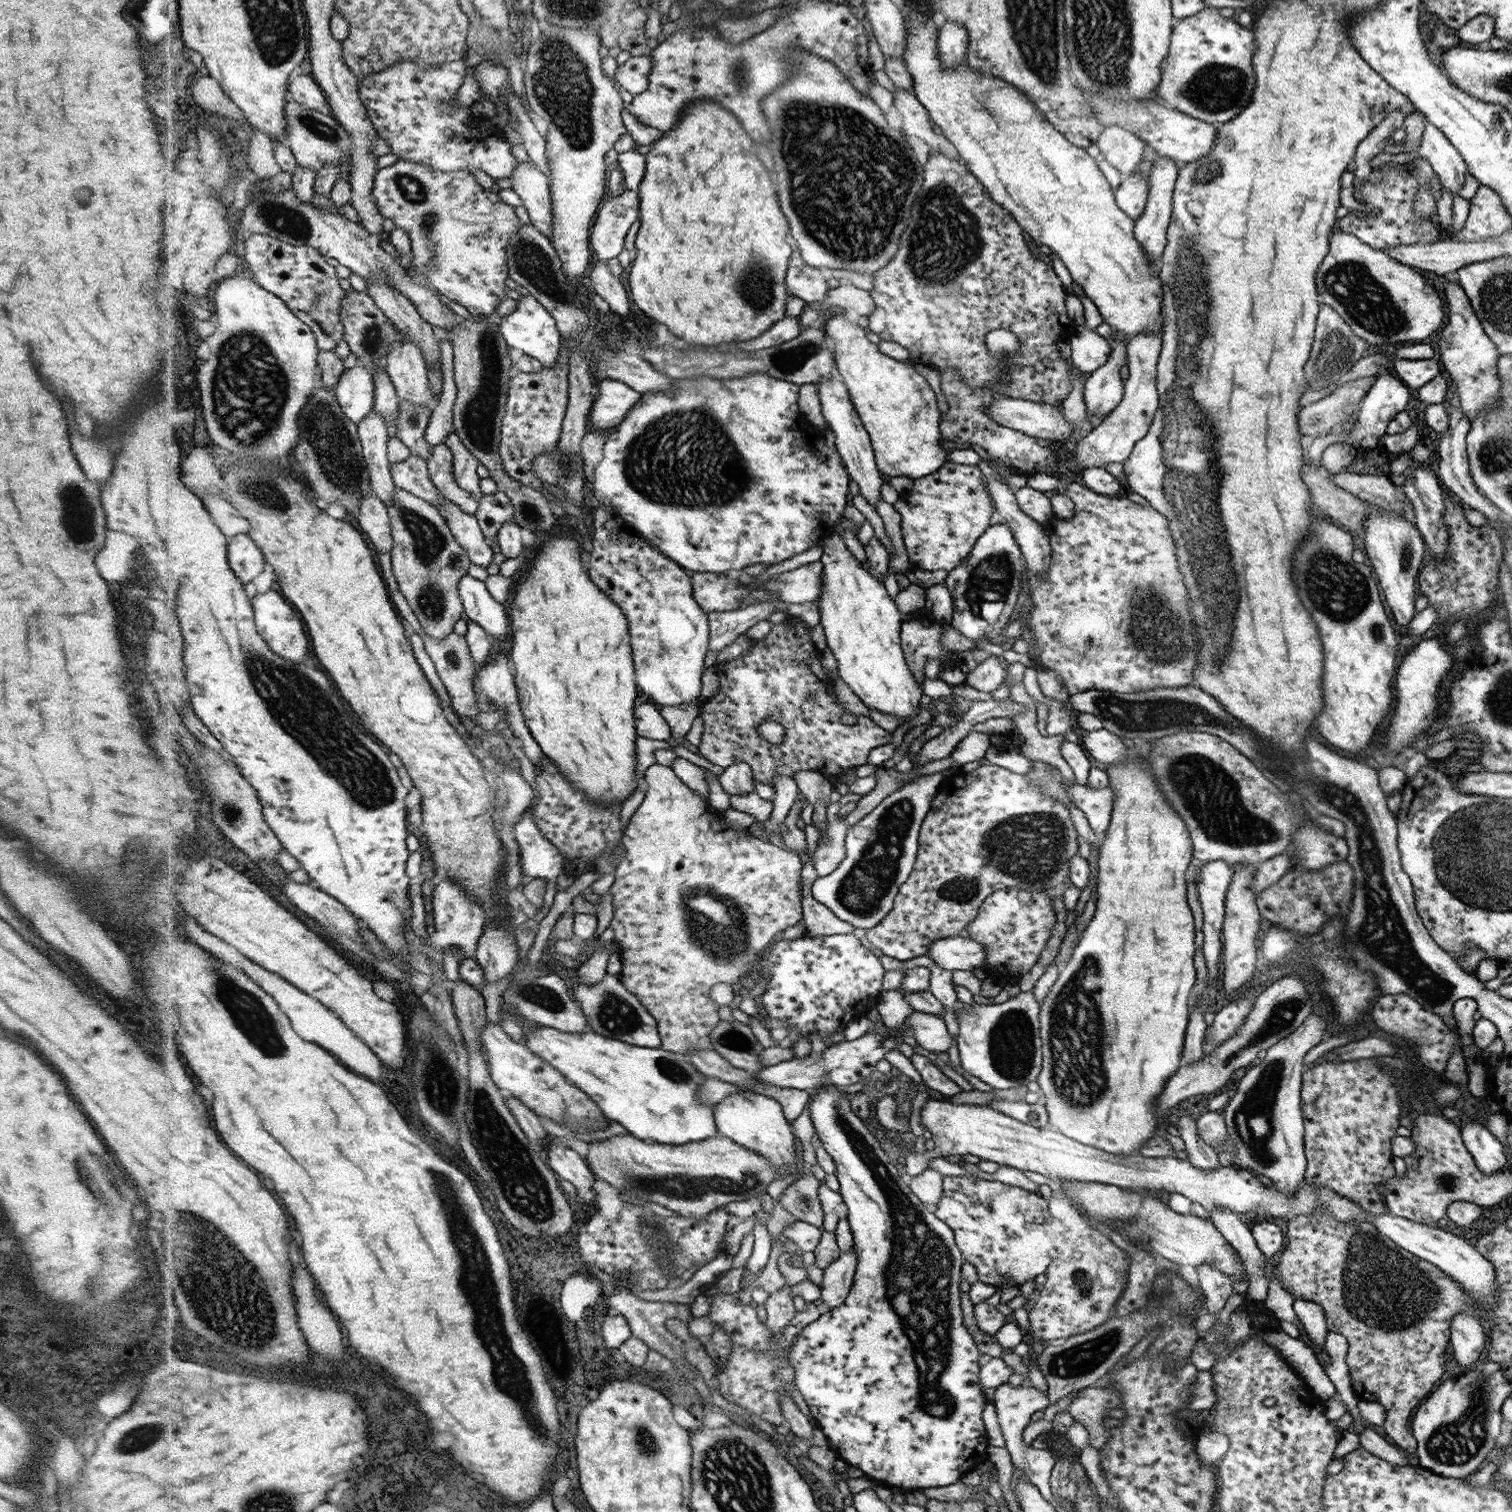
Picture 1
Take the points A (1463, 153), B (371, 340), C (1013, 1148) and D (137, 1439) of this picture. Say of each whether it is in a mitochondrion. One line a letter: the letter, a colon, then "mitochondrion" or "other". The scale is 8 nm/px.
A: other
B: mitochondrion
C: other
D: mitochondrion

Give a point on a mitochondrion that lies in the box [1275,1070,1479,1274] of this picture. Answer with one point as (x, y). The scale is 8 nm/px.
(1445, 1181)

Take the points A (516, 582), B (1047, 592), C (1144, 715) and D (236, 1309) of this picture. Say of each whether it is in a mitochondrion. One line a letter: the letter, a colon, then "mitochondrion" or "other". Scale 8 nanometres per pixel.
A: other
B: other
C: mitochondrion
D: mitochondrion

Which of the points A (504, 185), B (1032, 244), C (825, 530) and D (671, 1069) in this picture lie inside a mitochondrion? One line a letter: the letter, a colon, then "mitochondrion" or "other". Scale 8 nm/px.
A: other
B: other
C: other
D: mitochondrion

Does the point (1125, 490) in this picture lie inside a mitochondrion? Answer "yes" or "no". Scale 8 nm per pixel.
no

